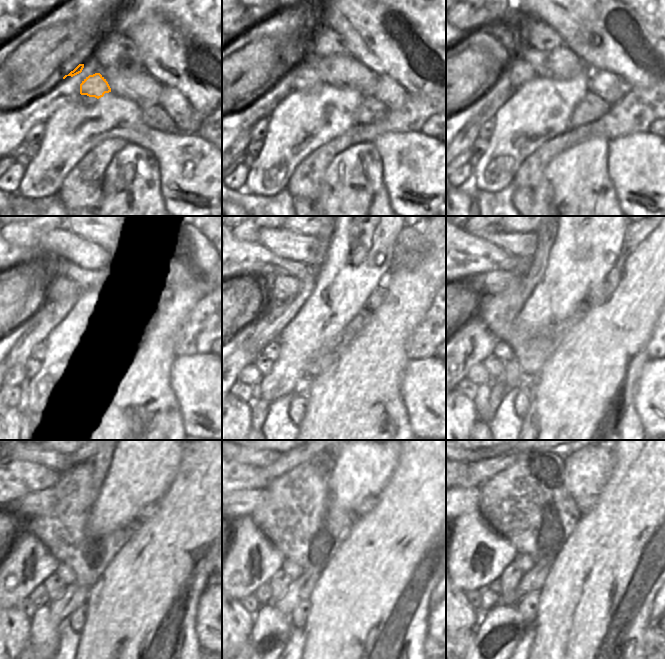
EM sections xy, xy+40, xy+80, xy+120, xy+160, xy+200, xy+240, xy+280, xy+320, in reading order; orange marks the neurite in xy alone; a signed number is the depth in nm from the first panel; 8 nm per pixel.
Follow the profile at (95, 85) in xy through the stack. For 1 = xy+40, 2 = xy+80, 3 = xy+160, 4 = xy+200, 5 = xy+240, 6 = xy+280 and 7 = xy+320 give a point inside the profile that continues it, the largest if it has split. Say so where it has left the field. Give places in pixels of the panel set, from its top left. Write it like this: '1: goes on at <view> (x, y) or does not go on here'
1: goes on at xy+40 (308, 79)
2: goes on at xy+80 (514, 66)
3: goes on at xy+160 (281, 287)
4: goes on at xy+200 (493, 281)
5: goes on at xy+240 (38, 503)
6: goes on at xy+280 (242, 503)
7: goes on at xy+320 (466, 500)

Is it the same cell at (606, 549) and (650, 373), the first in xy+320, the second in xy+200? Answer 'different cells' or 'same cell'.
different cells

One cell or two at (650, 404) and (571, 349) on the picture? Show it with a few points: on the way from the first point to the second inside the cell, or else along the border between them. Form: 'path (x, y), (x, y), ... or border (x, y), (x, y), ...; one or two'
border (642, 371), (634, 398), (638, 417); two

